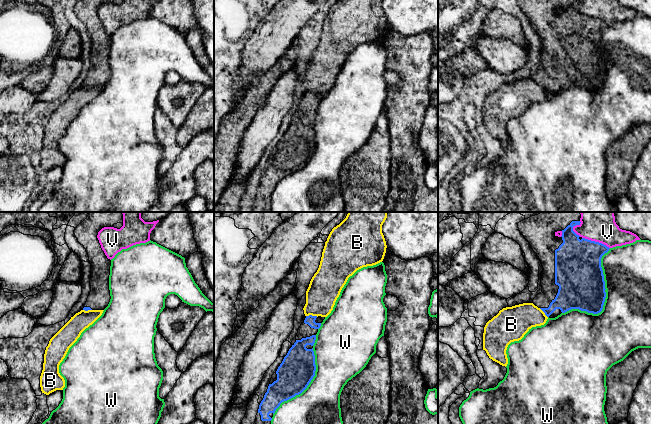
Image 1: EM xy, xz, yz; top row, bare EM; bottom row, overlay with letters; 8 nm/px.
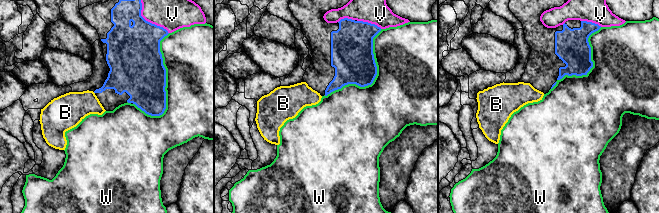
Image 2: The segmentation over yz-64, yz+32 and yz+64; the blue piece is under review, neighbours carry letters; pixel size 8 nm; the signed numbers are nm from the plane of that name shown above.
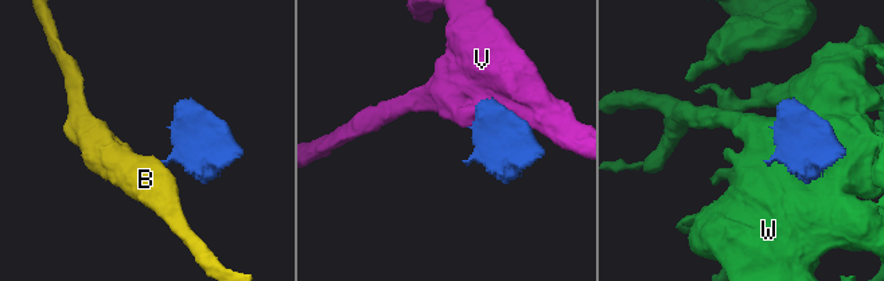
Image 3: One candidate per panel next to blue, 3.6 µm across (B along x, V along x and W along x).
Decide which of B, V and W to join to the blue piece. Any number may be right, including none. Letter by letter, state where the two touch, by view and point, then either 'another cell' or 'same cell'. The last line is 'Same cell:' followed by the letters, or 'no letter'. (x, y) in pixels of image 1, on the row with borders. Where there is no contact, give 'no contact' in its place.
B: contact xz (311, 315); another cell
V: contact yz (596, 242); another cell
W: contact yz (604, 299); another cell
Same cell: no letter

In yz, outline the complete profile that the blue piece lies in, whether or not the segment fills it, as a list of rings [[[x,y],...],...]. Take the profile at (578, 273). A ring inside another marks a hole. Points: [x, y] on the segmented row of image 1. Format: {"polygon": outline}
{"polygon": [[[542,212],[518,223],[520,233],[543,266],[542,292],[536,295],[533,304],[549,318],[571,309],[593,314],[603,309],[606,289],[601,258],[610,248],[585,238],[580,240],[580,236],[573,231],[574,226],[580,225],[580,218],[580,212]]]}

